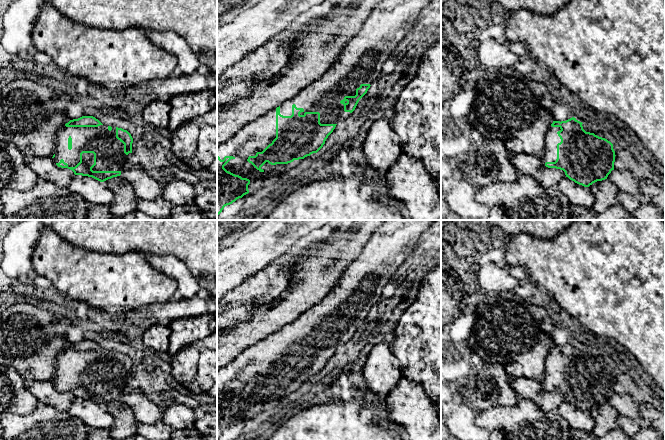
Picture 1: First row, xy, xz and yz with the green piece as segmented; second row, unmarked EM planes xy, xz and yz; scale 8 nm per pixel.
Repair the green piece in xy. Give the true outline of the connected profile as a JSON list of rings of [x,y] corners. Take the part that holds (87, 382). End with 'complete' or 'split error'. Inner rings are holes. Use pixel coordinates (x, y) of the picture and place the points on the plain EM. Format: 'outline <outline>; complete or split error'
outline [[[82,340],[78,343],[70,344],[58,356],[57,373],[52,382],[58,391],[68,392],[72,394],[75,399],[88,400],[104,406],[121,399],[123,391],[128,389],[127,379],[132,377],[132,367],[133,362],[127,354],[103,349],[93,340]]]; split error

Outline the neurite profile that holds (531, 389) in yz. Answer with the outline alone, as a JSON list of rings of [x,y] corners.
[[[510,376],[510,382],[519,398],[530,400],[545,412],[557,410],[566,400],[563,394],[546,391],[540,380]]]

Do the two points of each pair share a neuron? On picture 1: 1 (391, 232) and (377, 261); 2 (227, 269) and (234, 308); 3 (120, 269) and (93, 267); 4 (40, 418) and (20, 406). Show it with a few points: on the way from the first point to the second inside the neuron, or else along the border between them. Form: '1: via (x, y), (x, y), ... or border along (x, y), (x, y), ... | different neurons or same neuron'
1: via (391, 239), (390, 245), (382, 254) | same neuron
2: border along (243, 281), (227, 293) | different neurons
3: via (113, 267), (100, 267) | same neuron
4: border along (39, 403), (32, 411), (26, 414), (10, 413) | different neurons

